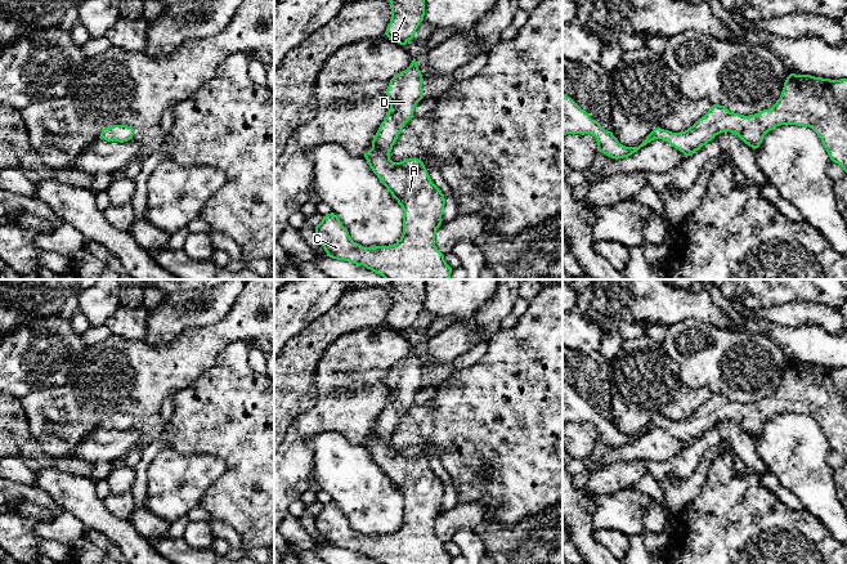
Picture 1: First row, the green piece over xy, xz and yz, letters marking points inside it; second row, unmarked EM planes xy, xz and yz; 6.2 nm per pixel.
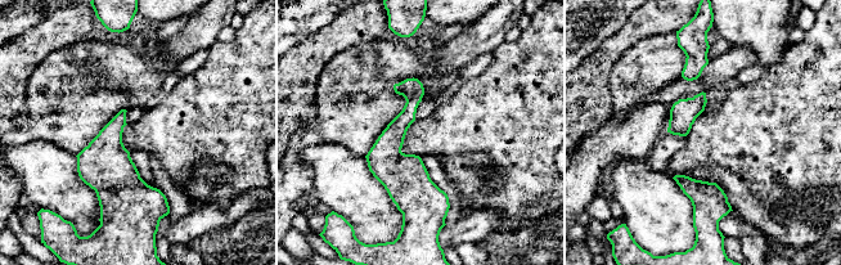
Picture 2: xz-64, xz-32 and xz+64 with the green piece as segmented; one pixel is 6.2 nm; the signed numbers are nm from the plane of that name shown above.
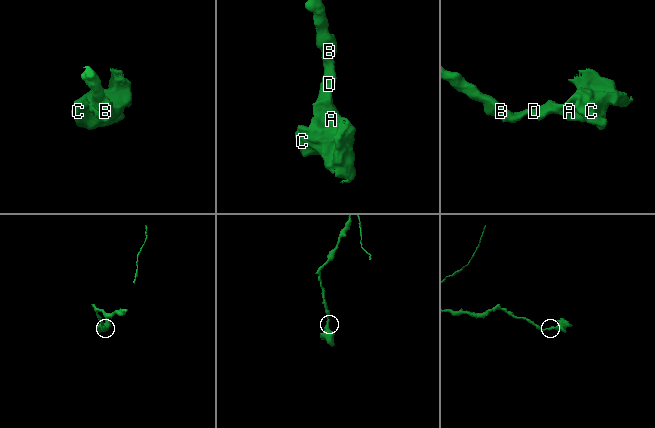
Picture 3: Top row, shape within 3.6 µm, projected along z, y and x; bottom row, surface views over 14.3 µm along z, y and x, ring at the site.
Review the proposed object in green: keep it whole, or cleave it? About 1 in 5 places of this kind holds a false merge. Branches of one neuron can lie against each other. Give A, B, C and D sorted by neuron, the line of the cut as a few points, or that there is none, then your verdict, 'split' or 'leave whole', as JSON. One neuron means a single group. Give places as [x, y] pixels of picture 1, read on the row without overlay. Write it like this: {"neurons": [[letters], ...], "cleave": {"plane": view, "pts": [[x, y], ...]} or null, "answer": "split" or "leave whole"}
{"neurons": [["A", "B", "C", "D"]], "cleave": null, "answer": "leave whole"}

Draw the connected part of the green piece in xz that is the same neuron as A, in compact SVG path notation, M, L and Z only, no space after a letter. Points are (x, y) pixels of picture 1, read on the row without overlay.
M414 346L405 359L390 368L386 377L389 400L372 437L364 442L372 460L403 497L402 525L390 534L364 536L350 527L339 505L331 501L315 515L315 528L327 545L363 554L380 564L451 564L452 556L435 534L444 483L431 470L421 448L390 448L396 426L424 386L422 370Z

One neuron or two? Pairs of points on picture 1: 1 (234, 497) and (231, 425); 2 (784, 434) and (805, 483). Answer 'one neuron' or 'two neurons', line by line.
1: one neuron
2: one neuron

